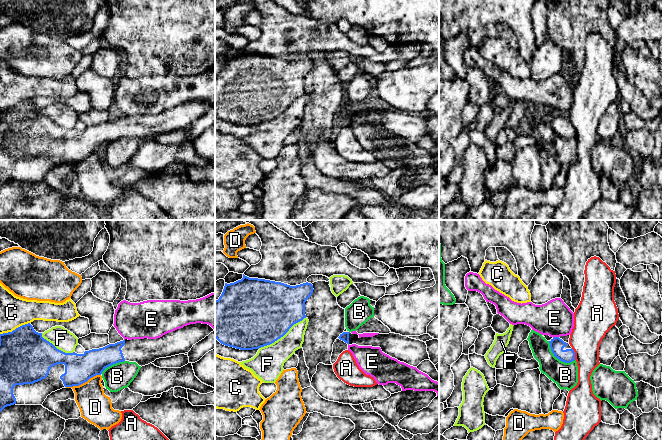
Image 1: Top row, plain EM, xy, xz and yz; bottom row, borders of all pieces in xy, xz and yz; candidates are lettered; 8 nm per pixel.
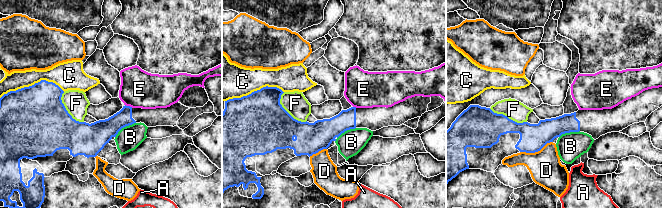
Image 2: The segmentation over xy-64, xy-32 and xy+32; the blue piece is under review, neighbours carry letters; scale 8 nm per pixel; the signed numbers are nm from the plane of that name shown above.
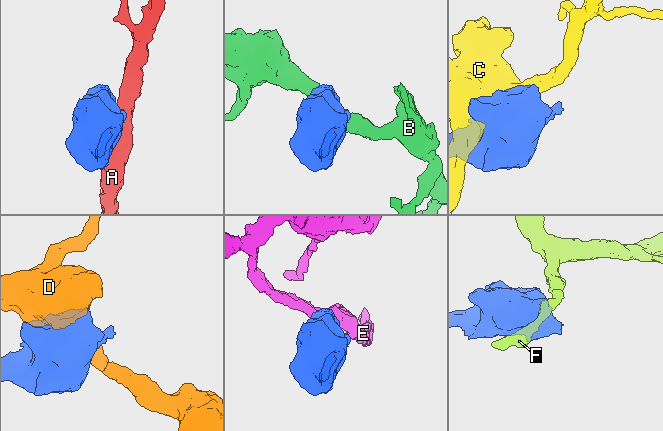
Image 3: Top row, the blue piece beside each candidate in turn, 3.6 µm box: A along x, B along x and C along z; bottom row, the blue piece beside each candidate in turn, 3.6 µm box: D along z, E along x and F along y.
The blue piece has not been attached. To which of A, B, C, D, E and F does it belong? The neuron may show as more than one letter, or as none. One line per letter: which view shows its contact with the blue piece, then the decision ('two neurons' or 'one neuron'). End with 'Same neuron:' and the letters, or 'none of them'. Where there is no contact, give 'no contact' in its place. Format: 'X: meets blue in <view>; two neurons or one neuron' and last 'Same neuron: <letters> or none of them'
A: meets blue in yz; two neurons
B: meets blue in yz; two neurons
C: meets blue in xy; two neurons
D: meets blue in xy; two neurons
E: meets blue in yz; two neurons
F: meets blue in xz; two neurons
Same neuron: none of them

